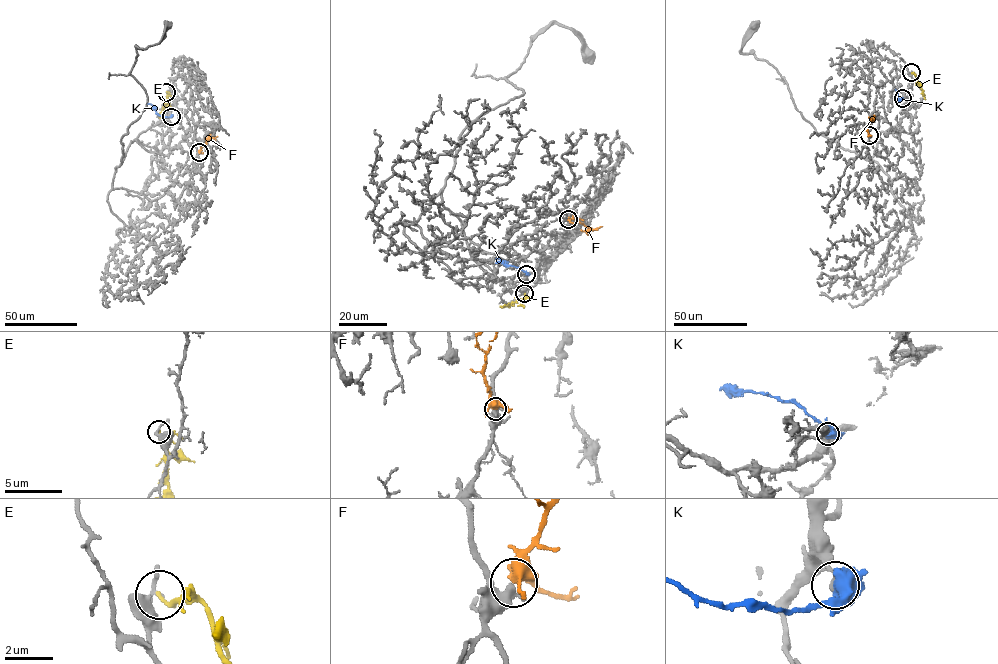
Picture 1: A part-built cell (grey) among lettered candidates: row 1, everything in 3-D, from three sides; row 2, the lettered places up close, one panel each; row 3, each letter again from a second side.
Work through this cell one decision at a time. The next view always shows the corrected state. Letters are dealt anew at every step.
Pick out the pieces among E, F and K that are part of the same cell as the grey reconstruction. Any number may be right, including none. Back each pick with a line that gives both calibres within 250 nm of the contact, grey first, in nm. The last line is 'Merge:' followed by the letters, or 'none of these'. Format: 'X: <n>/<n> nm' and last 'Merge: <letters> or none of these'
Merge: none of these

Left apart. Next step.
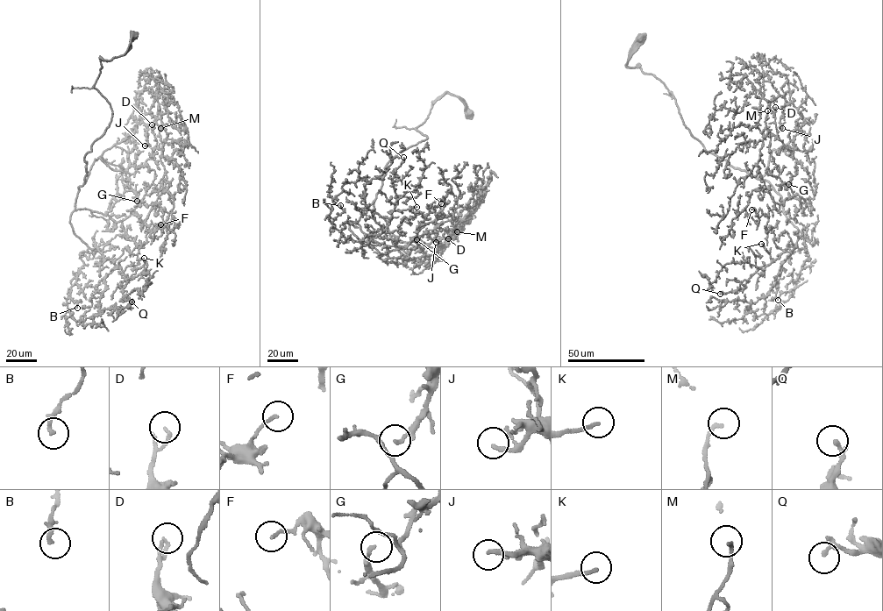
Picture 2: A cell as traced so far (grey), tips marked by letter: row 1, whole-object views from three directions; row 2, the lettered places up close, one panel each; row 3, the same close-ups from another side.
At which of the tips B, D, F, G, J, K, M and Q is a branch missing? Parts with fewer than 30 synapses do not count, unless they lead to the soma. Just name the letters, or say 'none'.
K

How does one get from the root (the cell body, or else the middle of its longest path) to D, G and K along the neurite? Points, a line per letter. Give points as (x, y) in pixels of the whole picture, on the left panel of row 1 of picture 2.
D: (134, 36), (100, 60), (93, 87), (112, 117), (84, 183), (95, 159), (131, 174), (152, 159), (152, 124)
G: (134, 36), (100, 60), (93, 87), (112, 117), (83, 183), (100, 158), (130, 174), (137, 201)
K: (134, 36), (124, 54), (100, 60), (93, 87), (112, 117), (84, 157), (70, 221), (123, 273), (144, 258)

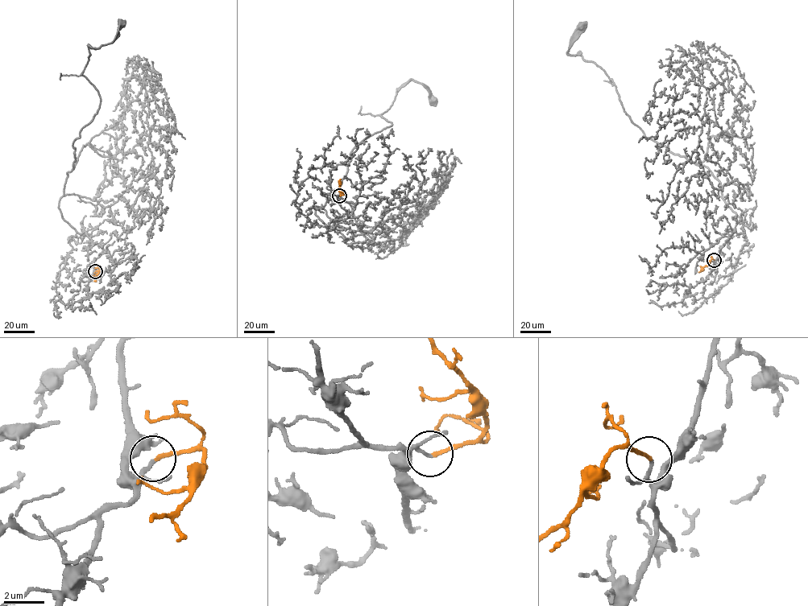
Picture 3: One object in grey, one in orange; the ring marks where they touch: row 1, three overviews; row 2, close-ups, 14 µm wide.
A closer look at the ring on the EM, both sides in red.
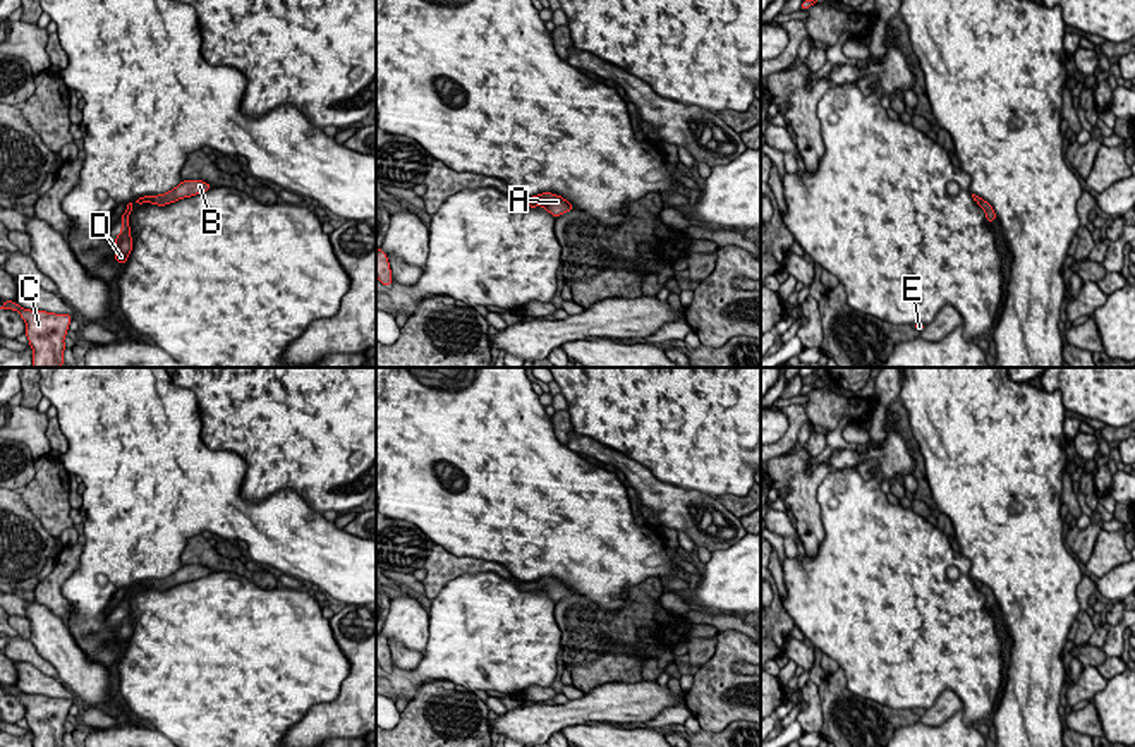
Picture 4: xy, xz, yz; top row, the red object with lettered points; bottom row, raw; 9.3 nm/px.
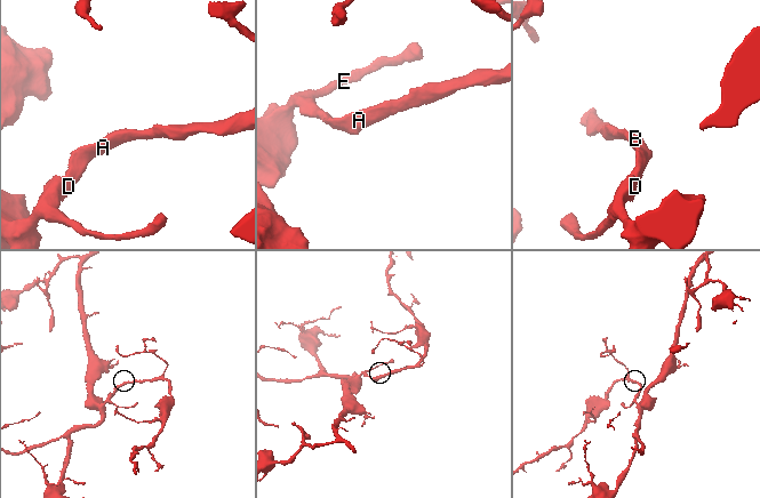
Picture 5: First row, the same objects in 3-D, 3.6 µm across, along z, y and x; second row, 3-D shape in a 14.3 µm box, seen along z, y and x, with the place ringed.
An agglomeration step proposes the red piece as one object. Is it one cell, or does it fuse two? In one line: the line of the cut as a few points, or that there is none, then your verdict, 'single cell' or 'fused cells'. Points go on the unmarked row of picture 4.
no cut; single cell

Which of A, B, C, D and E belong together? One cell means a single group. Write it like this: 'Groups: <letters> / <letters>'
Groups: A B C D E

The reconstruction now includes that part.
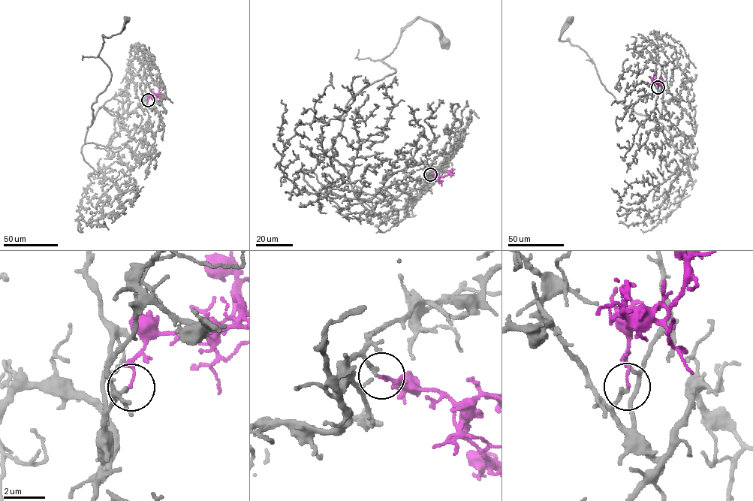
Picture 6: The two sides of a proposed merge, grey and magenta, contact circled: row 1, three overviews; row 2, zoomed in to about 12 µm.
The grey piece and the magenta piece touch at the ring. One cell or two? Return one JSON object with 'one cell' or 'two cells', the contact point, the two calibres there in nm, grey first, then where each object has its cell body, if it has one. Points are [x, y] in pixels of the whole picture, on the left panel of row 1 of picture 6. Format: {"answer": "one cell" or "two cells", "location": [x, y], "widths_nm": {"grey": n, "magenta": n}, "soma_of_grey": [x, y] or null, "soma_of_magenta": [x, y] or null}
{"answer": "two cells", "location": [148, 100], "widths_nm": {"grey": 180, "magenta": 100}, "soma_of_grey": [126, 19], "soma_of_magenta": null}

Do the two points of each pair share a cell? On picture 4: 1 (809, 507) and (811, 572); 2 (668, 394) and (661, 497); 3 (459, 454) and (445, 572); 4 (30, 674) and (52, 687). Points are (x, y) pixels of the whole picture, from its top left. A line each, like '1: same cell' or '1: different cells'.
1: different cells
2: different cells
3: different cells
4: same cell

